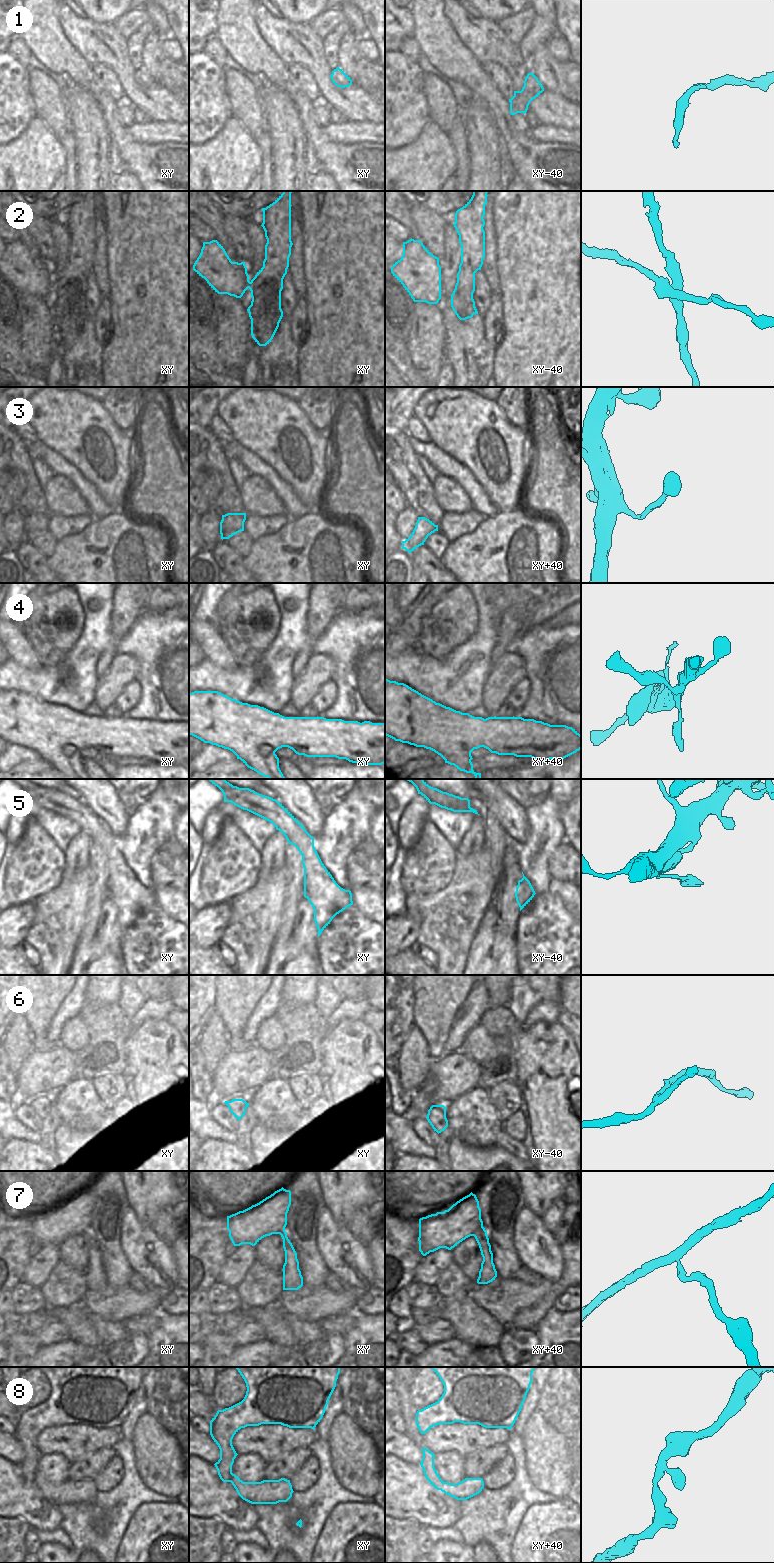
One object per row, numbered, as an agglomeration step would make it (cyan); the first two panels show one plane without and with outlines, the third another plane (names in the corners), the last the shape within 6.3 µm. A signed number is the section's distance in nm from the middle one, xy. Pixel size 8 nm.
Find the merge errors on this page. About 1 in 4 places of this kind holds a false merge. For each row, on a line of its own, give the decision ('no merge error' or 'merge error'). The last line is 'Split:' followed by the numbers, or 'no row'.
1: no merge error
2: merge error
3: no merge error
4: no merge error
5: no merge error
6: no merge error
7: merge error
8: no merge error
Split: 2, 7

